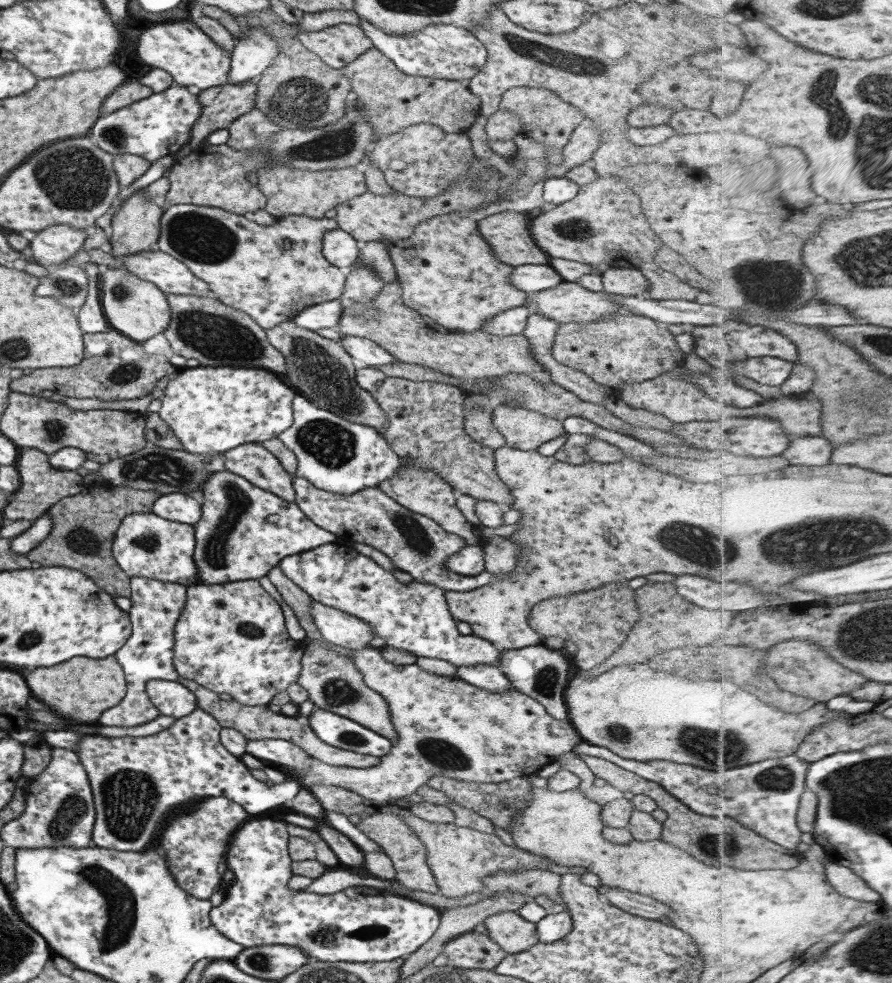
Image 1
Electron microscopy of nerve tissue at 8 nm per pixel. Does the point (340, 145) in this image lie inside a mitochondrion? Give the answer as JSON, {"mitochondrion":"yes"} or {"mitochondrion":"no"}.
{"mitochondrion":"yes"}

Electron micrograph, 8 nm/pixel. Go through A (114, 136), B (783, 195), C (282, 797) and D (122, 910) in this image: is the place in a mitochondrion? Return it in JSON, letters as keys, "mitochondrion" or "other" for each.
{"A":"mitochondrion","B":"other","C":"other","D":"mitochondrion"}

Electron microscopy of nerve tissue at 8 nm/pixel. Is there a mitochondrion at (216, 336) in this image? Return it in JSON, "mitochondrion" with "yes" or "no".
{"mitochondrion":"yes"}

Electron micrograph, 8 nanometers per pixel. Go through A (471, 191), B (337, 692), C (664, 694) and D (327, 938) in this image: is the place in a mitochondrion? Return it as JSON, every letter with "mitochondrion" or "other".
{"A":"mitochondrion","B":"mitochondrion","C":"other","D":"mitochondrion"}

